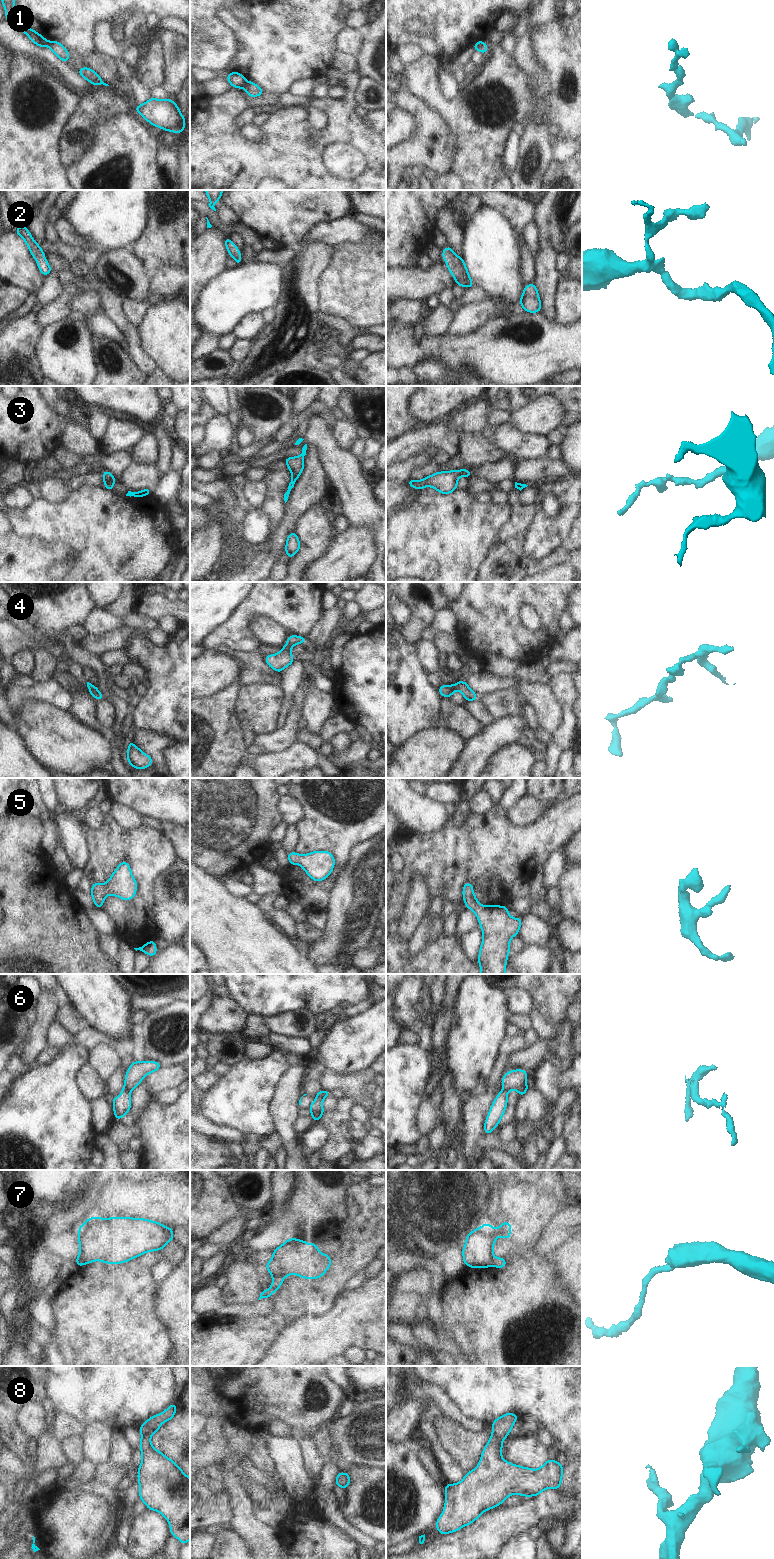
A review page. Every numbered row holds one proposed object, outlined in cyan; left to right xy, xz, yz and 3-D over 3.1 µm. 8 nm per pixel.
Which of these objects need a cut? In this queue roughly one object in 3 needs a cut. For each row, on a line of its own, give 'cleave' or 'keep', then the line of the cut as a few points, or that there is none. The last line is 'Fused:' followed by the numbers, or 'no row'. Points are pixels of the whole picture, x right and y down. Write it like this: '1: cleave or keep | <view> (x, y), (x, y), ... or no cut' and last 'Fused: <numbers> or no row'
1: cleave | xz (247, 82), (243, 87)
2: keep | no cut
3: keep | no cut
4: keep | no cut
5: keep | no cut
6: cleave | yz (503, 1087), (508, 1090)
7: cleave | xz (273, 1277), (278, 1275), (283, 1277)
8: keep | no cut
Fused: 1, 6, 7

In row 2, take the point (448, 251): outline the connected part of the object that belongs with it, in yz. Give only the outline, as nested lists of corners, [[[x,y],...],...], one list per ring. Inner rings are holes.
[[[450,246],[442,251],[442,257],[457,285],[466,286],[468,289],[474,286],[462,257],[455,255]]]

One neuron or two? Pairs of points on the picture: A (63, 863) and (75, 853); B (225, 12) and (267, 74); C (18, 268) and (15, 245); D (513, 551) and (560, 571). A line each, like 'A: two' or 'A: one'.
A: two
B: one
C: one
D: two

